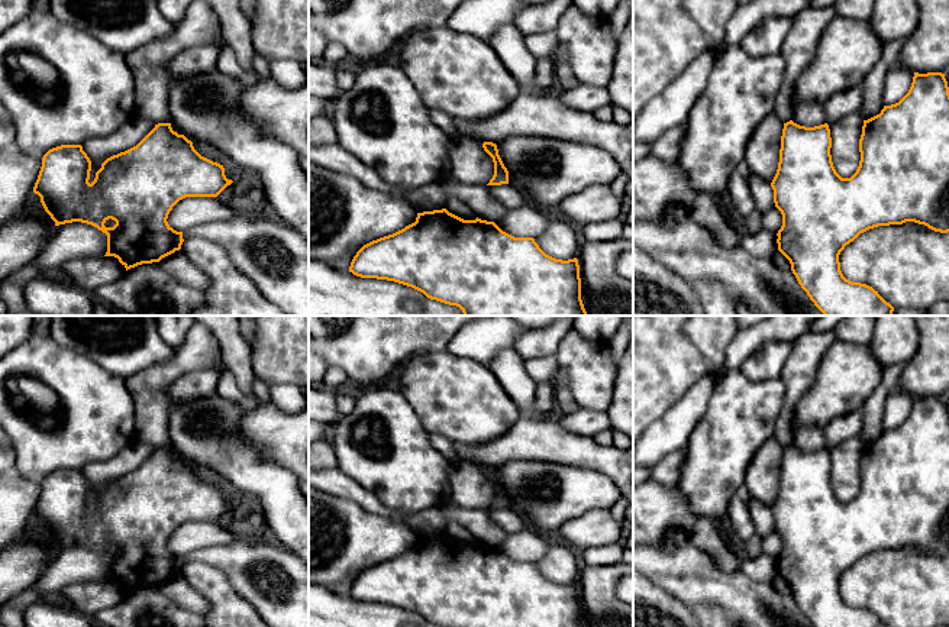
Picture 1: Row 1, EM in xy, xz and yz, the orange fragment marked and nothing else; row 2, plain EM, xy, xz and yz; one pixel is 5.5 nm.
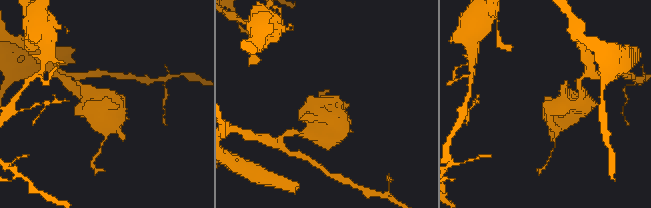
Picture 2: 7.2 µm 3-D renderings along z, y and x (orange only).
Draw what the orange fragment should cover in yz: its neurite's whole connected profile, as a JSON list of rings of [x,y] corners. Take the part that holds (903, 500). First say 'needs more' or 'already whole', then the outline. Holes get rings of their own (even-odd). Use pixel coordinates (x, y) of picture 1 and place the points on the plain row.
already whole; [[[914,397],[908,417],[879,439],[864,445],[859,463],[861,485],[850,502],[842,502],[832,487],[829,449],[806,452],[784,447],[777,498],[771,507],[775,531],[782,539],[778,575],[790,585],[791,595],[813,627],[887,627],[878,615],[846,604],[839,579],[861,557],[890,549],[914,546],[940,557],[949,556],[949,411],[942,397]]]

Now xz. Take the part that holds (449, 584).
already whole; [[[446,533],[417,537],[414,547],[393,559],[364,569],[354,581],[349,597],[361,602],[377,602],[403,608],[423,617],[427,623],[440,627],[582,627],[580,589],[577,582],[568,585],[555,584],[546,579],[533,562],[514,562],[503,556],[494,546],[481,544],[478,542],[475,544],[464,544],[449,537]]]

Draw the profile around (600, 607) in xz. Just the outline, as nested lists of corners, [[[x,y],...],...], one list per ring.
[[[581,565],[577,584],[582,627],[633,627],[633,605],[623,602],[616,594],[624,576],[633,576],[633,565]]]

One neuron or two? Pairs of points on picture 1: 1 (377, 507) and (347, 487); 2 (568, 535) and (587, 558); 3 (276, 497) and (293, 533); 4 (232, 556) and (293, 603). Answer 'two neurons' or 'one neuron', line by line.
1: one neuron
2: two neurons
3: one neuron
4: one neuron

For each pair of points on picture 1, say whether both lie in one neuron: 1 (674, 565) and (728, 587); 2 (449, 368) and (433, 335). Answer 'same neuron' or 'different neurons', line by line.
1: same neuron
2: different neurons

